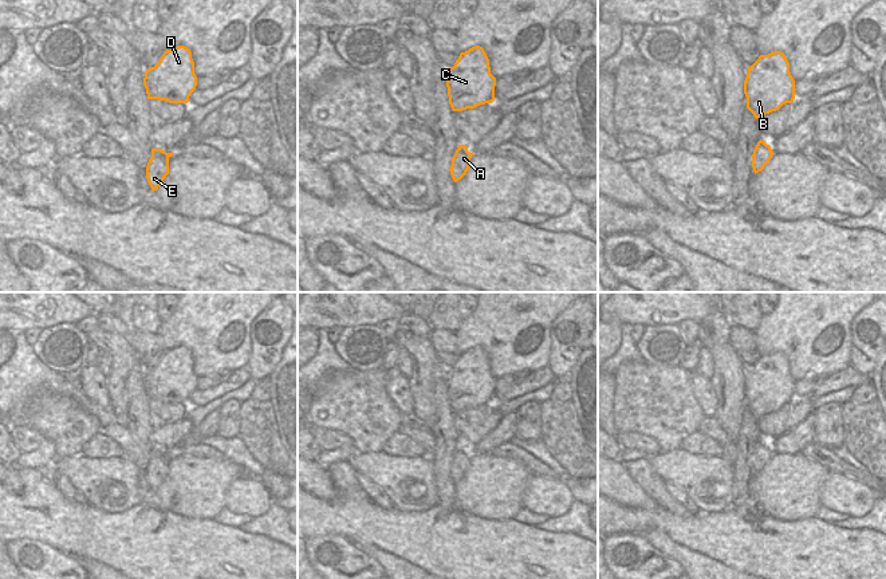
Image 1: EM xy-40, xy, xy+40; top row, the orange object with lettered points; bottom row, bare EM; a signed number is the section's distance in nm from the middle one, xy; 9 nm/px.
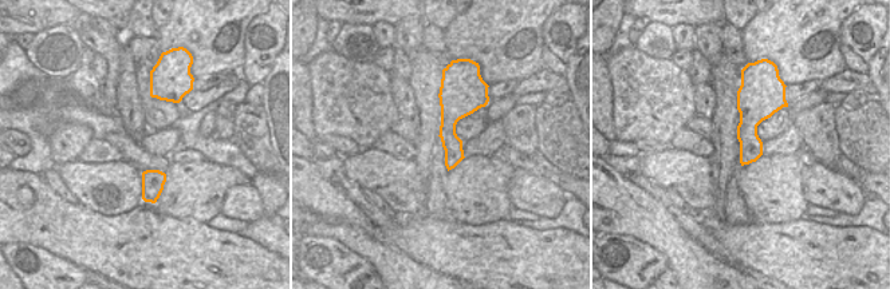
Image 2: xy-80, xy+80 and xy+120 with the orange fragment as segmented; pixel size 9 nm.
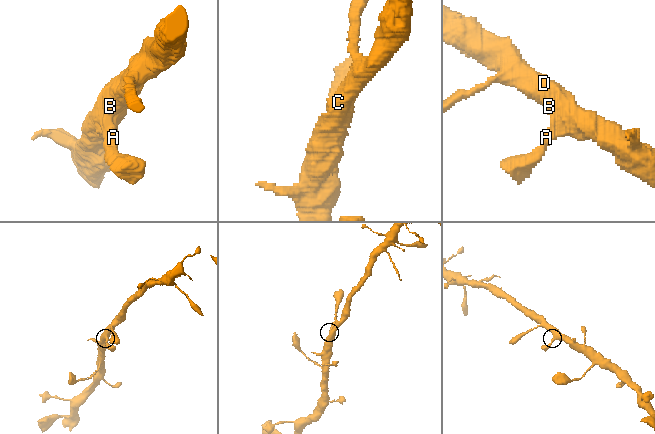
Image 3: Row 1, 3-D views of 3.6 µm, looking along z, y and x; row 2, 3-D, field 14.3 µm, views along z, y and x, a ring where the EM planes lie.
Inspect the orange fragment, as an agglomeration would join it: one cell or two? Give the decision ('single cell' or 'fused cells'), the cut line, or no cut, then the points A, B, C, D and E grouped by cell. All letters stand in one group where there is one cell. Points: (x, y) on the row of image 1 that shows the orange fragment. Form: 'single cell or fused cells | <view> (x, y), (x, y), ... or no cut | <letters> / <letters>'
single cell | no cut | A B C D E

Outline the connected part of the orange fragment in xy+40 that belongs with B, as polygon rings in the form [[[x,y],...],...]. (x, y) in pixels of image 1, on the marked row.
[[[780,51],[760,55],[748,67],[744,80],[747,109],[757,119],[779,110],[795,99],[795,80],[789,72],[789,63]]]

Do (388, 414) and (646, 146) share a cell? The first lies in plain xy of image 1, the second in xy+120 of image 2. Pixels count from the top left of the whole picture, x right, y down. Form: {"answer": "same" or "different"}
{"answer": "different"}

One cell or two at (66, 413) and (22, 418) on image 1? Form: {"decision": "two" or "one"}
{"decision": "one"}

